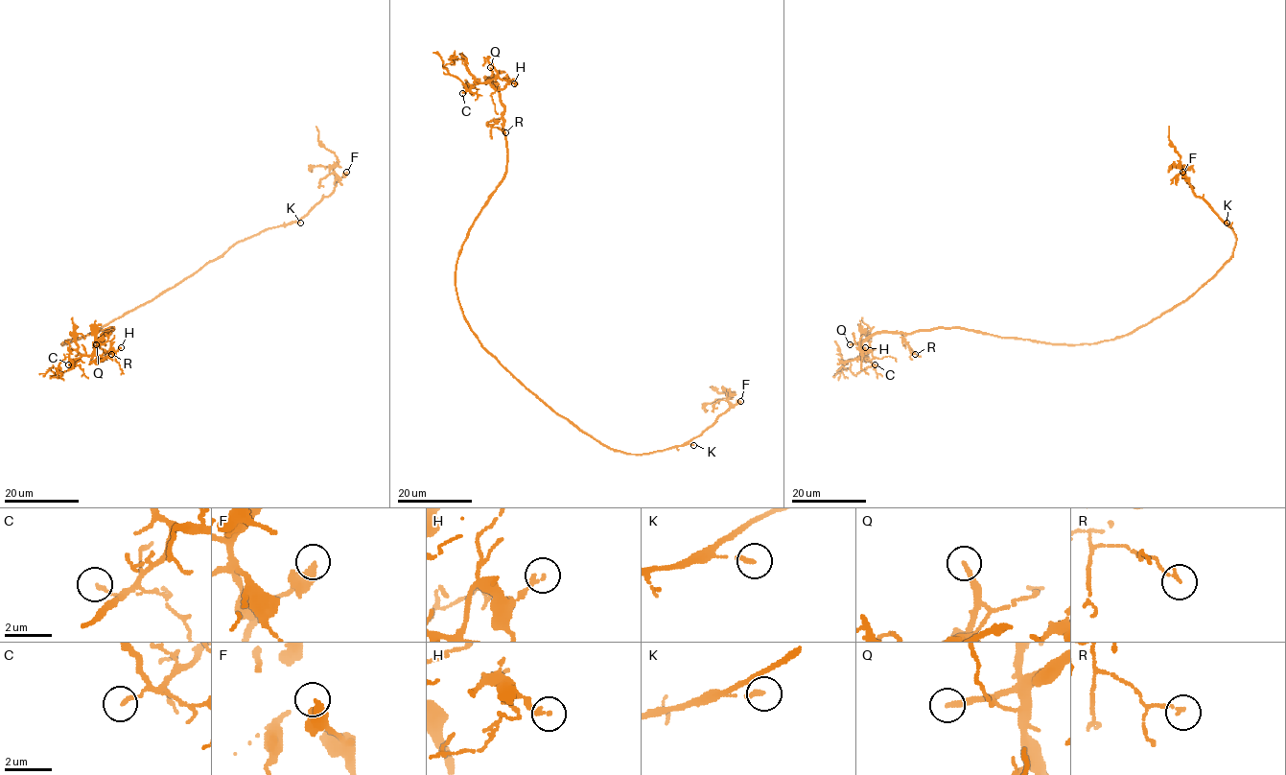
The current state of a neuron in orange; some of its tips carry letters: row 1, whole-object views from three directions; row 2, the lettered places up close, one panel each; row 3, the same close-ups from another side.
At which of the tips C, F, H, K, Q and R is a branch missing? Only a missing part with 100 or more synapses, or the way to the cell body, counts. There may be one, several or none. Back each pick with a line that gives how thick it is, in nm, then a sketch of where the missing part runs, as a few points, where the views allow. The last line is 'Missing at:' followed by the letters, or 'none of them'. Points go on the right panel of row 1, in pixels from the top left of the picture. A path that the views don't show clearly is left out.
Q: 200 nm
Missing at: Q

